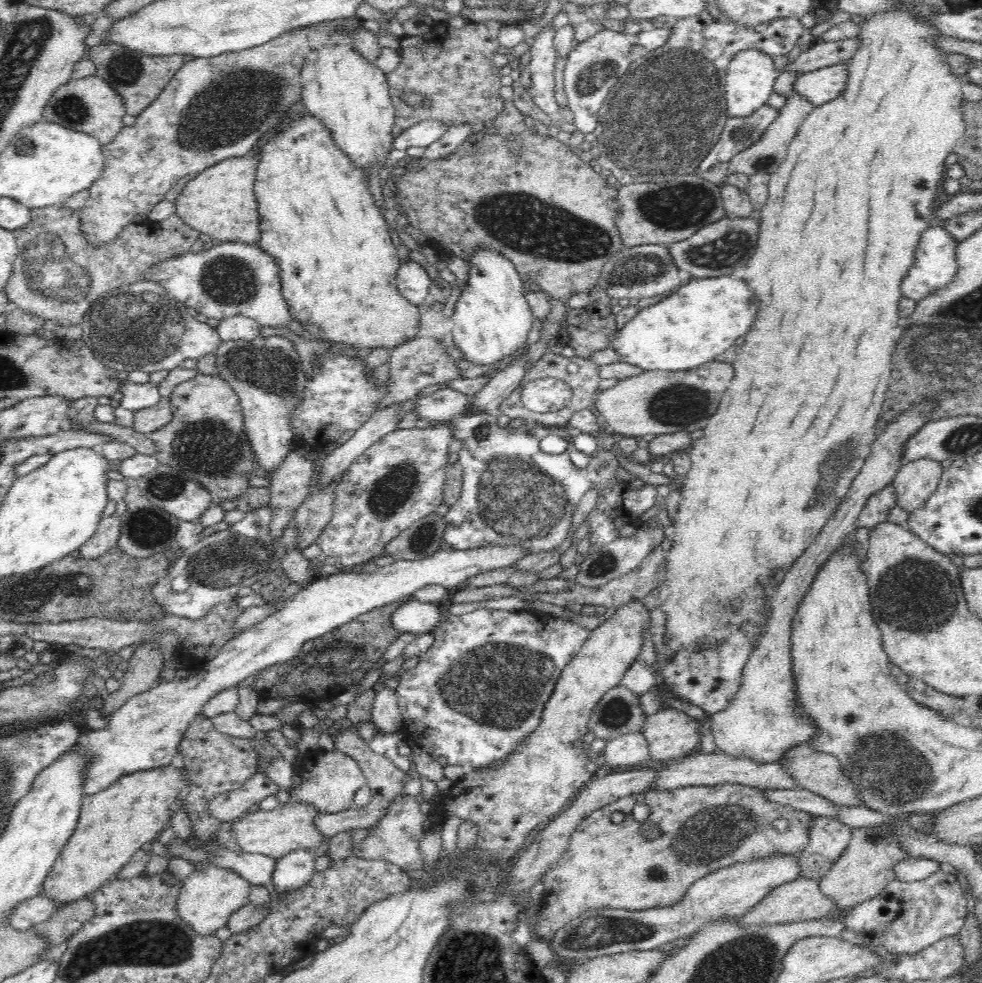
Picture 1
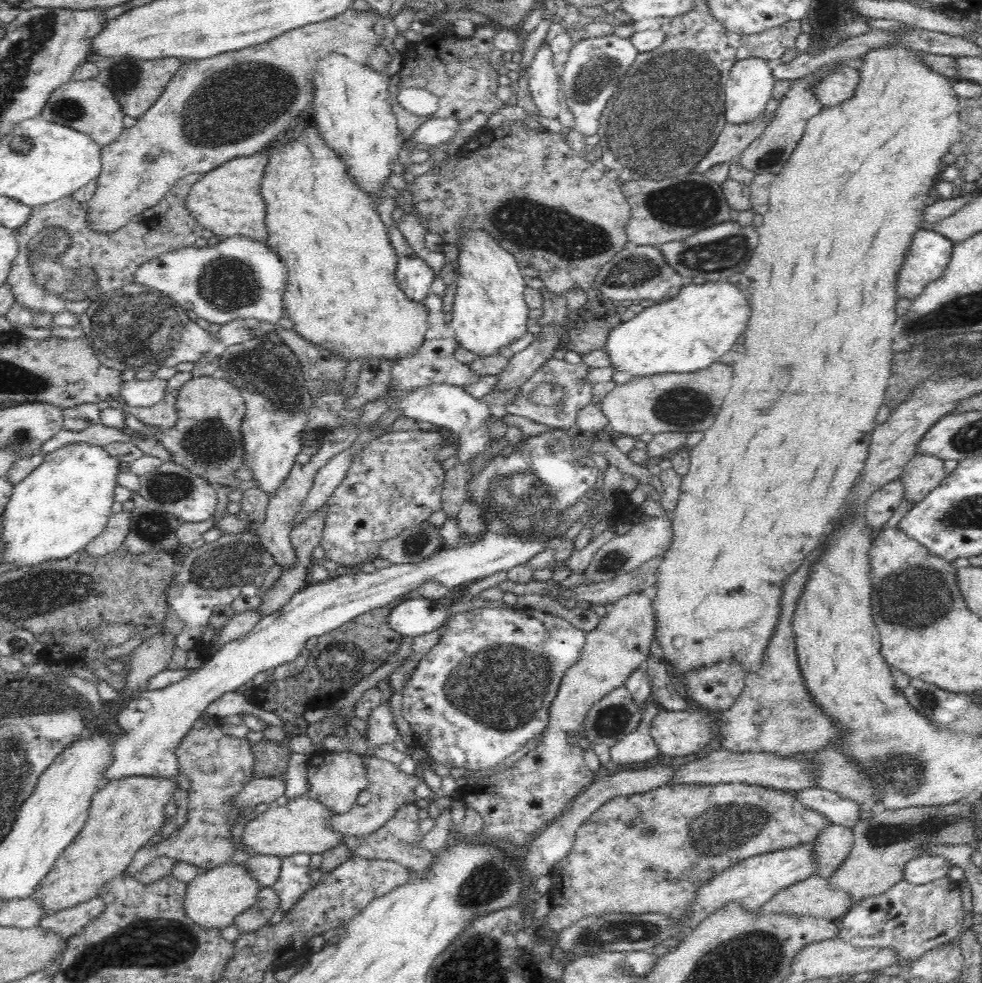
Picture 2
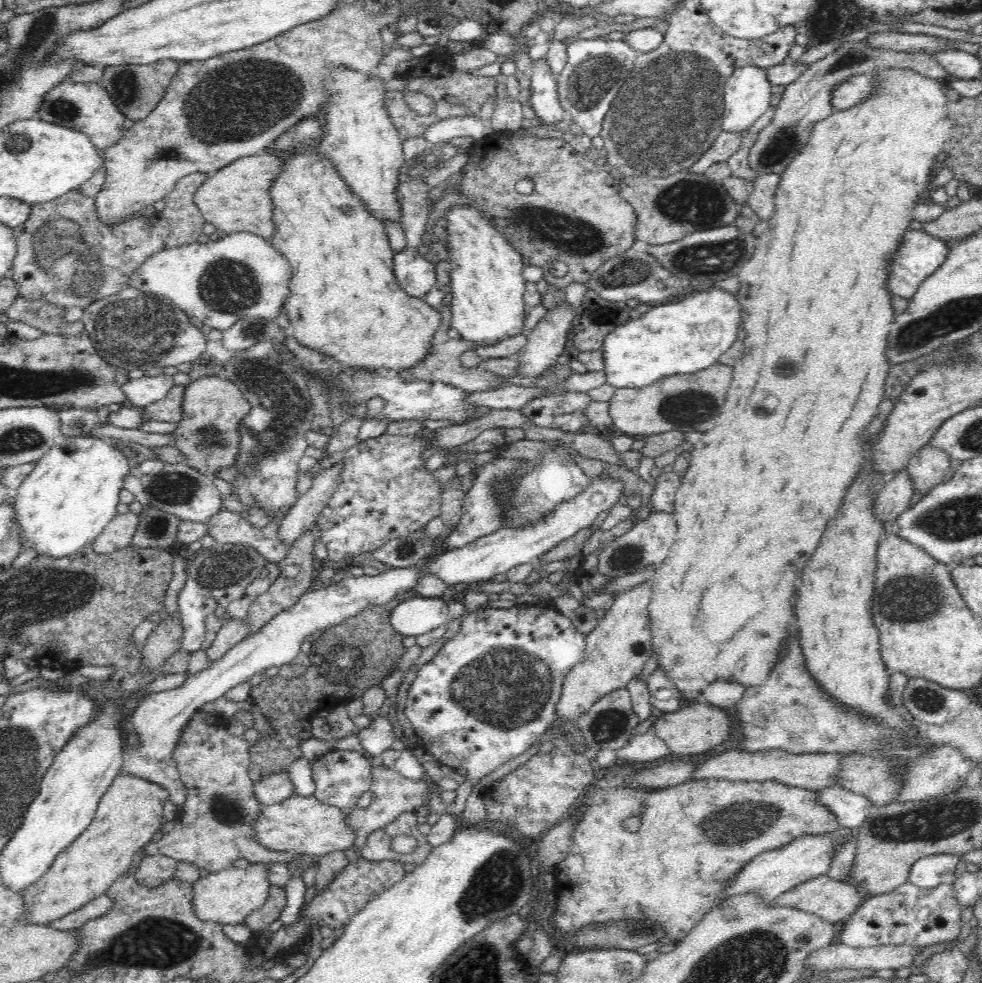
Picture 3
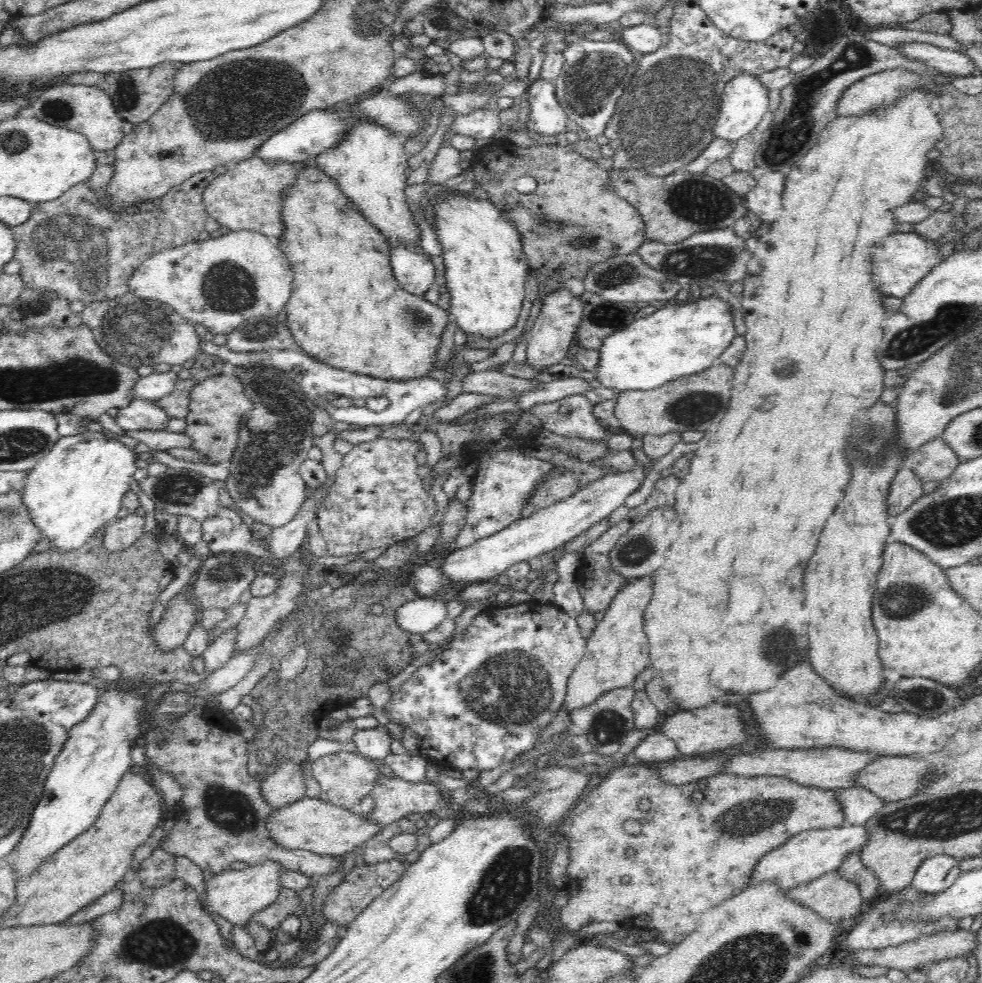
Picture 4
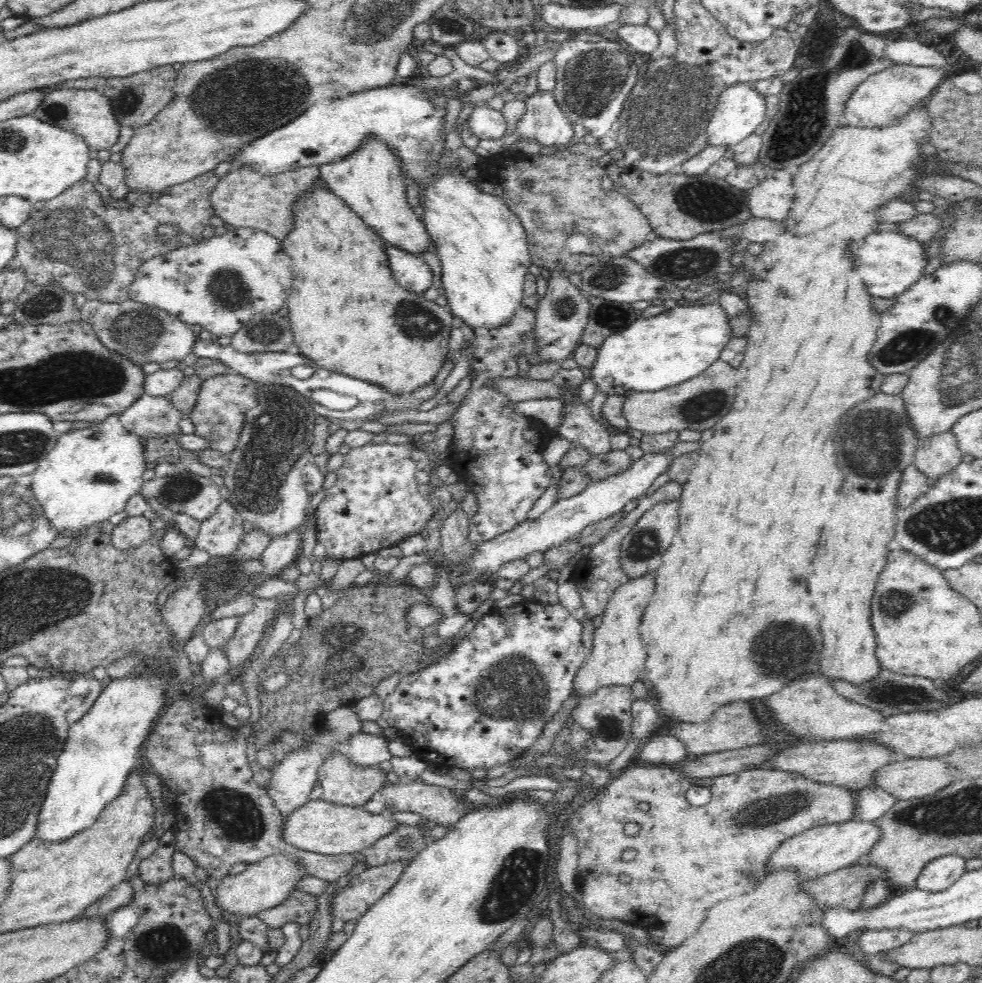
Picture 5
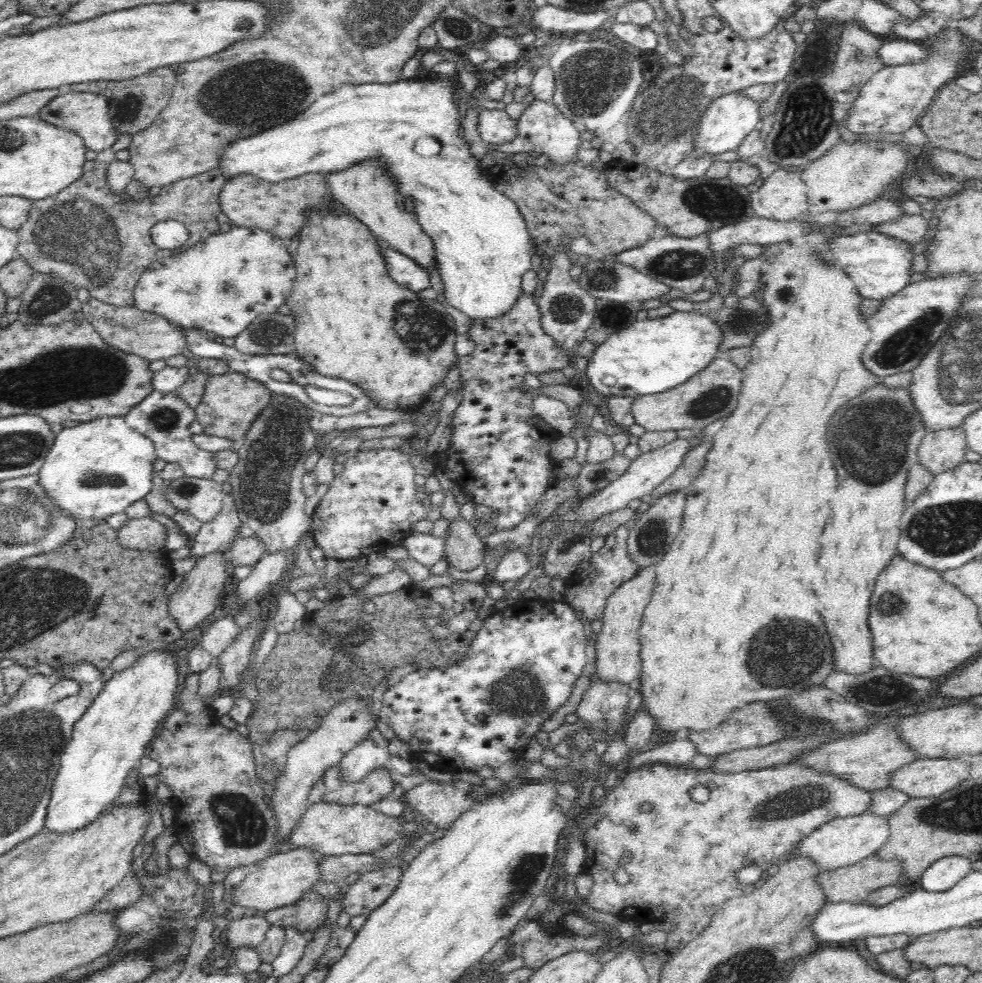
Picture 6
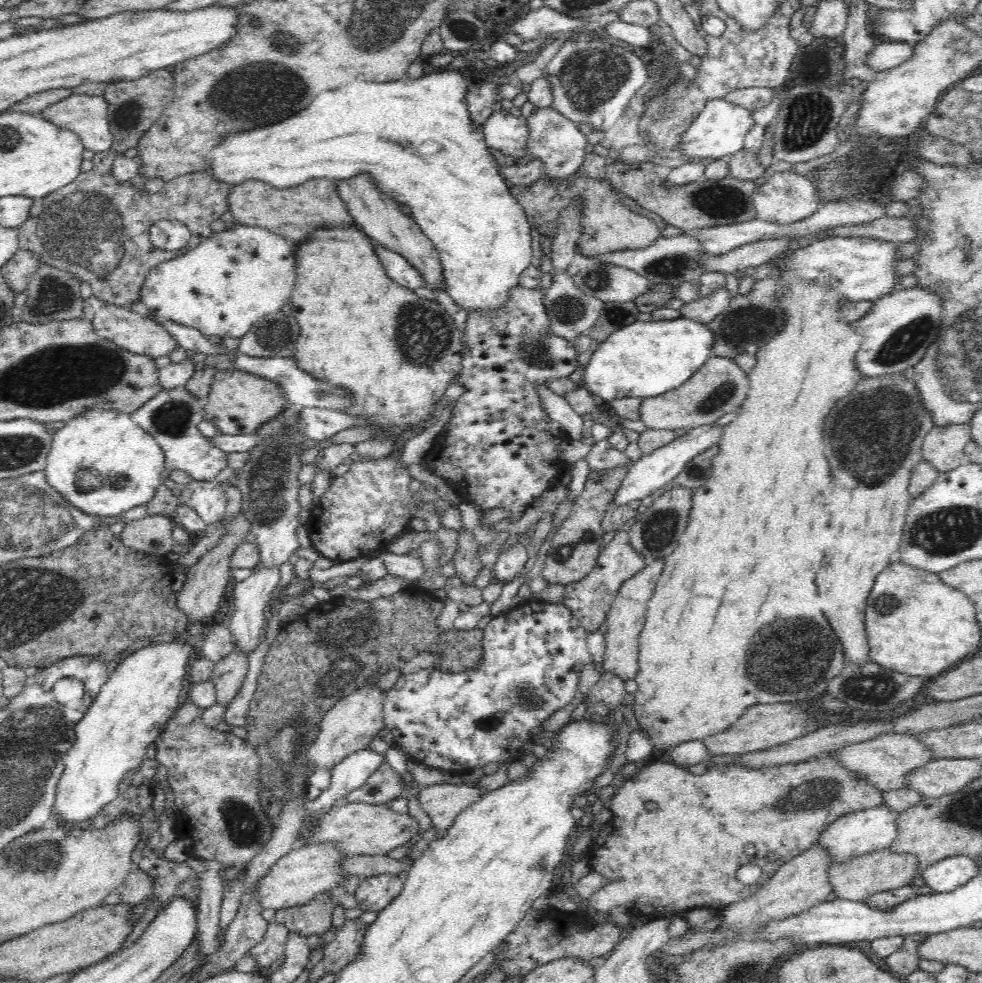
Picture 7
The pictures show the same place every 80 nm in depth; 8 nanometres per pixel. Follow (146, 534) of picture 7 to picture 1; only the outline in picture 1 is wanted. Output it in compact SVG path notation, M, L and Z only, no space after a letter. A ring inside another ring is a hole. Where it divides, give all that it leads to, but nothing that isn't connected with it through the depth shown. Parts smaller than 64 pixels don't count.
M106 516L100 520L98 530L77 550L84 558L92 559L107 553L117 545L122 533L122 518Z

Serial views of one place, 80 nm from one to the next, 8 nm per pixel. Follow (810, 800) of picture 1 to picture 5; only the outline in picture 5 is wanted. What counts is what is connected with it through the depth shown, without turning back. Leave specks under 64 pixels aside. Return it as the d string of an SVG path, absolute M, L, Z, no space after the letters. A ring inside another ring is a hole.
M876 786L854 789L853 794L857 802L854 815L856 820L876 820L899 800L893 794Z

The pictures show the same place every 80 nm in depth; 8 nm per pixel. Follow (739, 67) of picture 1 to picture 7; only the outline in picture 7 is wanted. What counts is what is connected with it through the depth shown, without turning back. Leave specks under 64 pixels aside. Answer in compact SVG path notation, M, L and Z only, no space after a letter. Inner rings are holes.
M710 99L697 115L696 120L688 126L680 140L680 155L691 156L694 161L701 158L722 159L743 150L745 136L754 124L752 111L742 105L734 105L728 99Z

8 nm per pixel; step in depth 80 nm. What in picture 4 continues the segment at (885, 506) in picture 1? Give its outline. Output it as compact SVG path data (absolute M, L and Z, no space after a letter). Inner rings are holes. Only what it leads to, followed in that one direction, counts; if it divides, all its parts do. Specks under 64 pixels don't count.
M908 465L902 466L890 483L886 497L888 515L895 518L898 514L914 504L924 494L923 482L910 470Z

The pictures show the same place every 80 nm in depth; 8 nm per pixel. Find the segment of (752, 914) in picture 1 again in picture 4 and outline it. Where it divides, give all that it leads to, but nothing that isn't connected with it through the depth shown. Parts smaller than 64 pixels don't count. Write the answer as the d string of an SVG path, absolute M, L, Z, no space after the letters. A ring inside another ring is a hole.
M833 871L784 892L788 899L811 908L828 923L851 920L862 912L858 885Z

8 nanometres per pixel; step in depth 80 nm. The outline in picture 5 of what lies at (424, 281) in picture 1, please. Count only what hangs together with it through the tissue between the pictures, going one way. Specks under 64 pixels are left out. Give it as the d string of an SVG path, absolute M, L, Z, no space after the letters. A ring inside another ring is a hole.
M386 246L386 254L392 276L400 286L416 294L422 294L432 284L432 269L418 255L392 246Z

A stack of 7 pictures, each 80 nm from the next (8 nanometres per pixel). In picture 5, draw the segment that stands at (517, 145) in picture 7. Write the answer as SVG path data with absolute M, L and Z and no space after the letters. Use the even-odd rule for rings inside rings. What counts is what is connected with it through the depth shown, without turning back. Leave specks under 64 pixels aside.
M488 104L474 108L467 118L471 131L482 140L502 138L506 132L506 121L501 110L492 109Z

